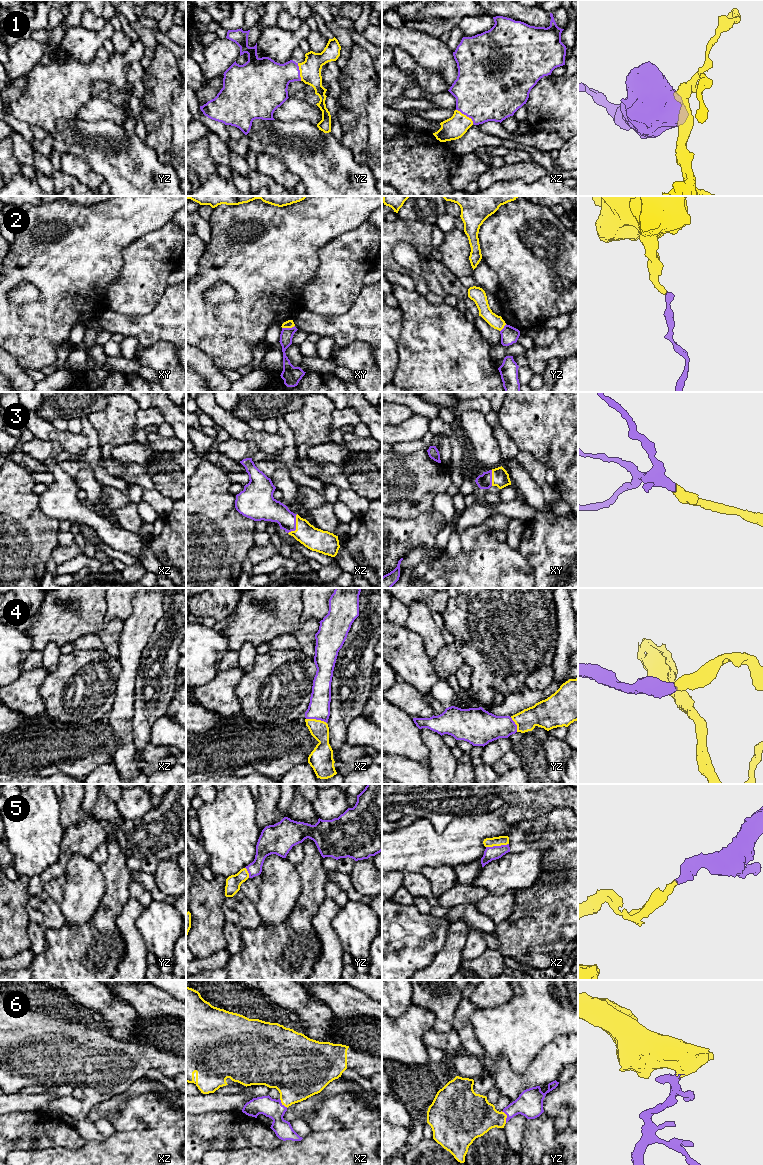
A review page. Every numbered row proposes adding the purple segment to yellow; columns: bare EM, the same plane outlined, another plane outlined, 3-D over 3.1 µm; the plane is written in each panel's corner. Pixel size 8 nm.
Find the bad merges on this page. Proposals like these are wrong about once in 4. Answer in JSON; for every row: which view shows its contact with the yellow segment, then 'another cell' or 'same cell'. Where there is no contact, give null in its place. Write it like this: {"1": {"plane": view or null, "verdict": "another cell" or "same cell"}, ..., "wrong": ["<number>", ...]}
{"1": {"plane": "xz", "verdict": "same cell"}, "2": {"plane": "xy", "verdict": "another cell"}, "3": {"plane": "xz", "verdict": "same cell"}, "4": {"plane": "xz", "verdict": "same cell"}, "5": {"plane": "xz", "verdict": "same cell"}, "6": {"plane": "yz", "verdict": "same cell"}, "wrong": ["2"]}

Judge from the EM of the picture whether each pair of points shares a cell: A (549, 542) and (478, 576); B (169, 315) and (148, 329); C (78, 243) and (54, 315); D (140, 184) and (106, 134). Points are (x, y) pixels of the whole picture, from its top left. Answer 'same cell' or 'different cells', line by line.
A: different cells
B: same cell
C: same cell
D: same cell

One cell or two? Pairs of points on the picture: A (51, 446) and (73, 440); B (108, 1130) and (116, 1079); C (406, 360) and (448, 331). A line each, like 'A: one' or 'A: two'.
A: two
B: two
C: one

